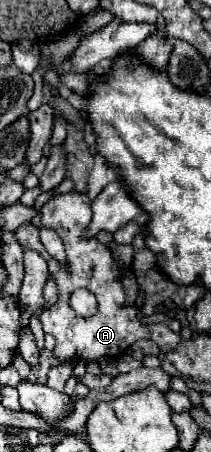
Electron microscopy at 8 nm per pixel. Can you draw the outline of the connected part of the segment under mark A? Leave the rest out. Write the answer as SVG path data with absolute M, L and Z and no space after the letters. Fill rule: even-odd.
M68 192L68 194L58 194L52 196L44 206L42 206L42 226L54 230L60 240L64 242L66 248L66 264L60 264L56 258L52 258L46 248L40 242L40 232L36 226L22 224L16 230L16 238L22 246L34 248L36 252L40 252L46 262L48 262L48 270L50 274L56 278L58 282L58 300L54 306L50 306L48 310L42 312L40 320L44 324L44 332L52 334L56 338L56 346L52 350L54 358L58 358L60 362L68 362L68 360L76 360L86 358L86 360L96 360L102 356L118 356L122 354L132 342L140 340L140 338L150 338L158 344L158 348L166 354L170 352L178 342L180 342L180 334L172 332L168 326L158 324L158 326L150 326L150 324L142 324L136 318L136 306L134 304L124 304L126 294L124 294L124 286L122 286L122 272L118 268L118 262L112 258L110 250L98 242L98 238L86 238L86 228L88 222L92 220L92 210L90 210L90 198L84 192ZM76 288L88 288L96 294L98 300L98 312L94 316L82 318L76 316L74 310L68 304L70 294Z

